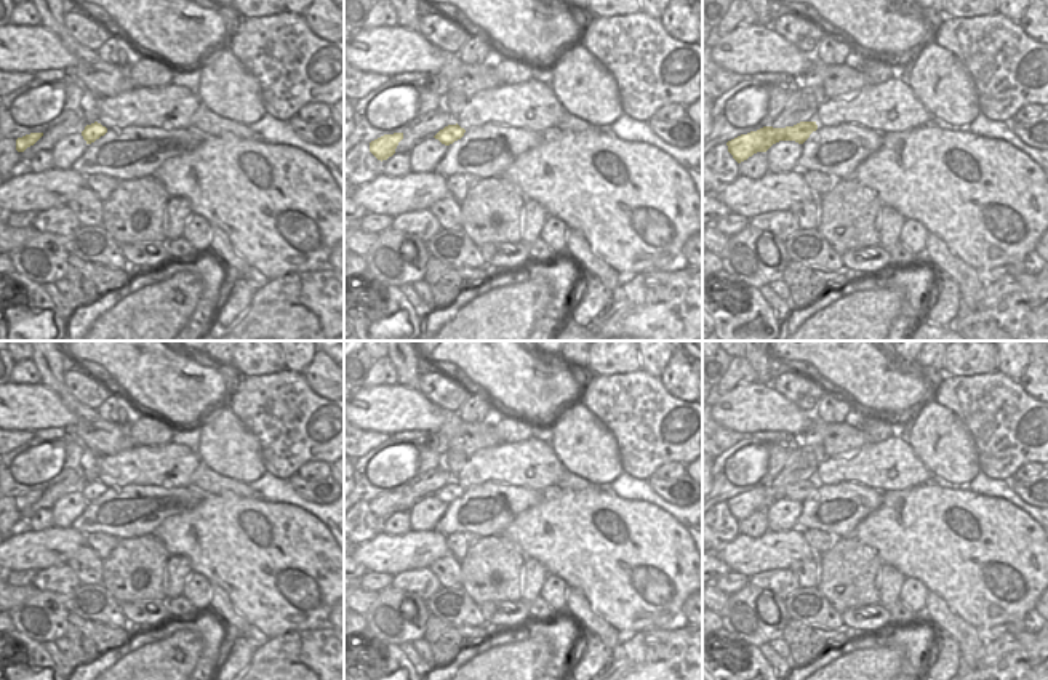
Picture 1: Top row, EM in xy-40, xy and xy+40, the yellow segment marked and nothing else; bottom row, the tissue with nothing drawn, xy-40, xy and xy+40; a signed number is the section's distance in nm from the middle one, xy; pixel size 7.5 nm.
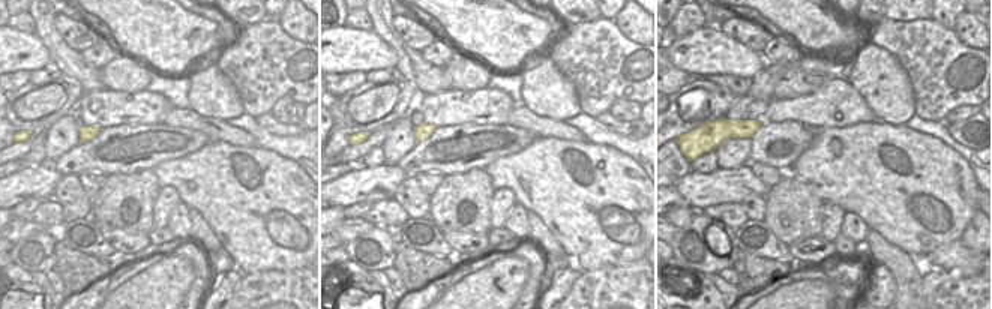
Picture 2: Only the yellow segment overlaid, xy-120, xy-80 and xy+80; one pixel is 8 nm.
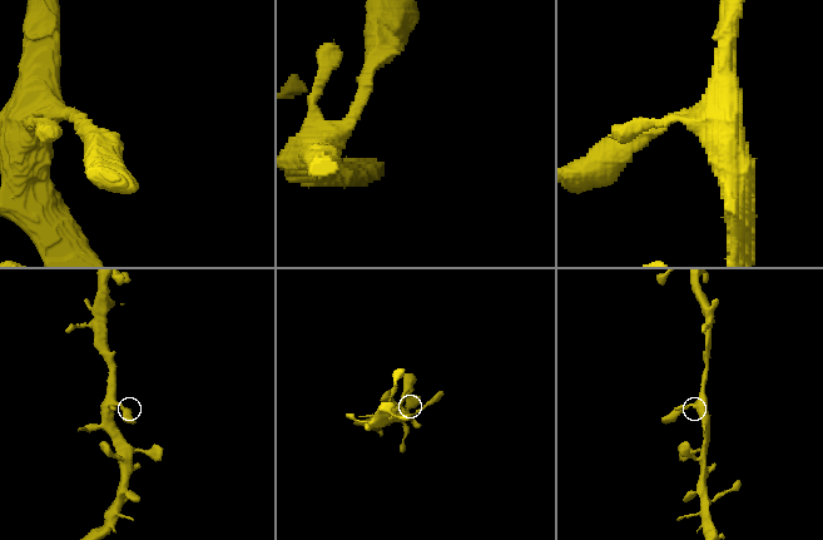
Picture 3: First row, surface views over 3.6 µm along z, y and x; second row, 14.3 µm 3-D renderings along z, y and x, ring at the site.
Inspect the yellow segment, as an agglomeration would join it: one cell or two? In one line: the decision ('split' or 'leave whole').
leave whole

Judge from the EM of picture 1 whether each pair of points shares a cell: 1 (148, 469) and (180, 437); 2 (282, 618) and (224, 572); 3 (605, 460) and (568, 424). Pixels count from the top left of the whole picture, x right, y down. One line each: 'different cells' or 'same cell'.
1: different cells
2: same cell
3: same cell

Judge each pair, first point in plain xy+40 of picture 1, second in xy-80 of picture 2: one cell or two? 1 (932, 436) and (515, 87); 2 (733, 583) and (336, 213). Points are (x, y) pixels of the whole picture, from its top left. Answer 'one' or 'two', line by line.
1: two
2: two

